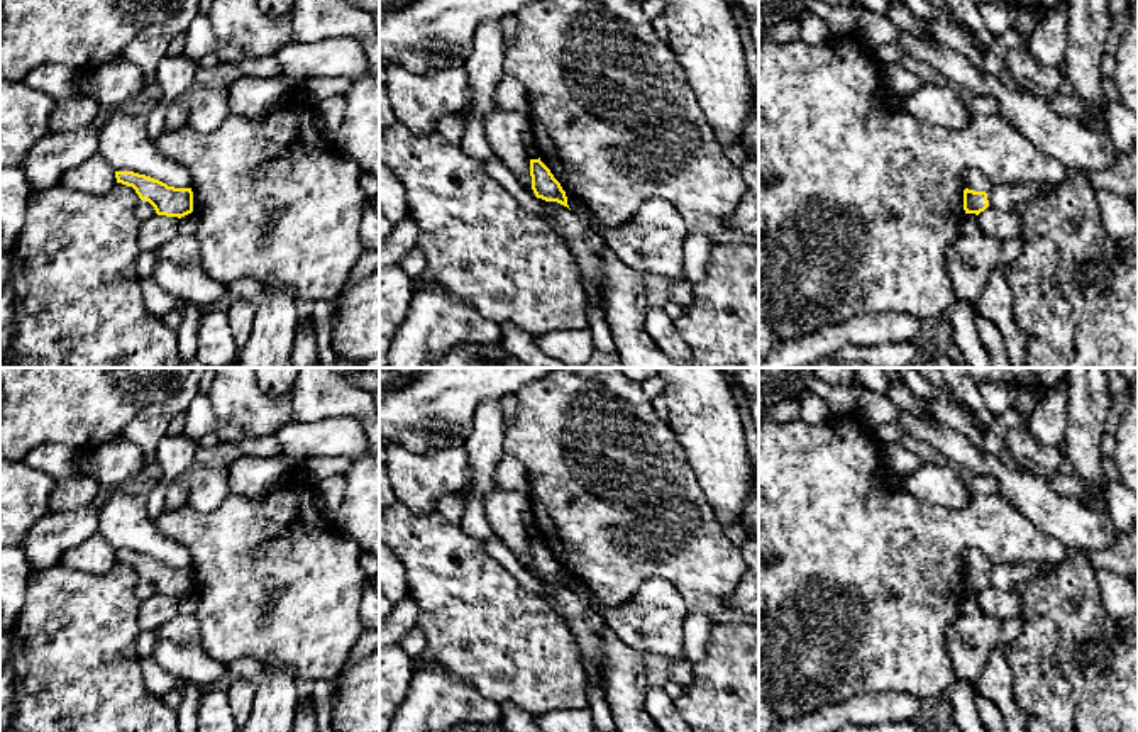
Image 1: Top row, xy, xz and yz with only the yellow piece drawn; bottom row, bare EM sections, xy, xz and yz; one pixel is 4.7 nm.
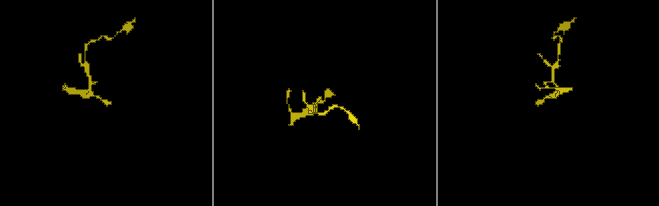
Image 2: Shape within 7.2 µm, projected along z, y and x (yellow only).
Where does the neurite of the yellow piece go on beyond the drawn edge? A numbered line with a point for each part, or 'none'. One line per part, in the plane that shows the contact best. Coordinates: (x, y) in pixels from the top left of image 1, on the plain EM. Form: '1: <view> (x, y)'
none

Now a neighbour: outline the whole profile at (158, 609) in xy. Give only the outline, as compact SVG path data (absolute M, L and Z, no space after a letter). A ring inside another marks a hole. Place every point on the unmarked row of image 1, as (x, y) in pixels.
M152 595L146 600L141 600L137 624L141 630L156 630L164 622L176 617L180 607L178 596Z

